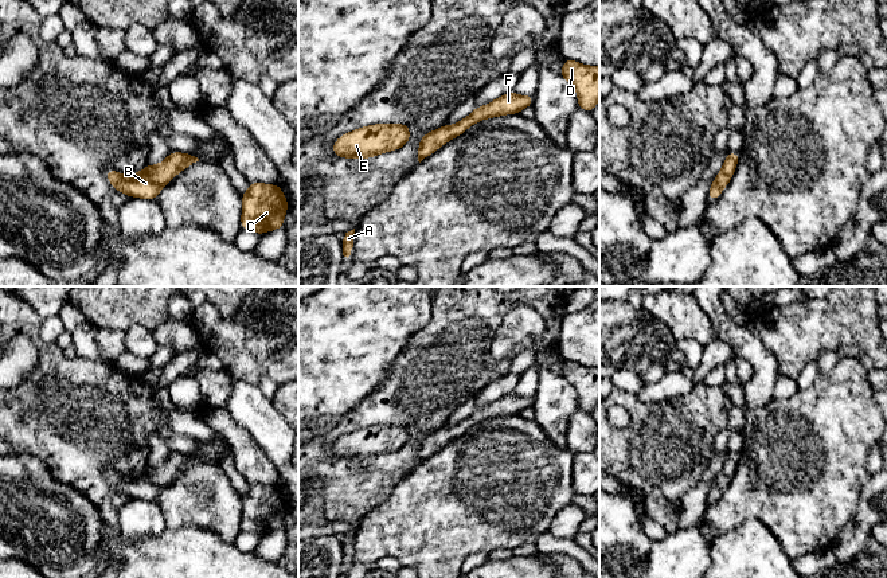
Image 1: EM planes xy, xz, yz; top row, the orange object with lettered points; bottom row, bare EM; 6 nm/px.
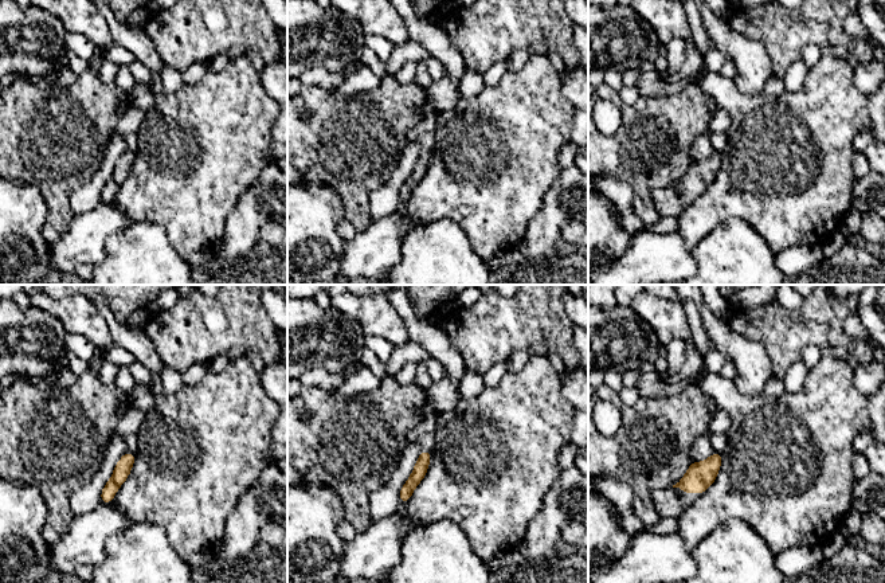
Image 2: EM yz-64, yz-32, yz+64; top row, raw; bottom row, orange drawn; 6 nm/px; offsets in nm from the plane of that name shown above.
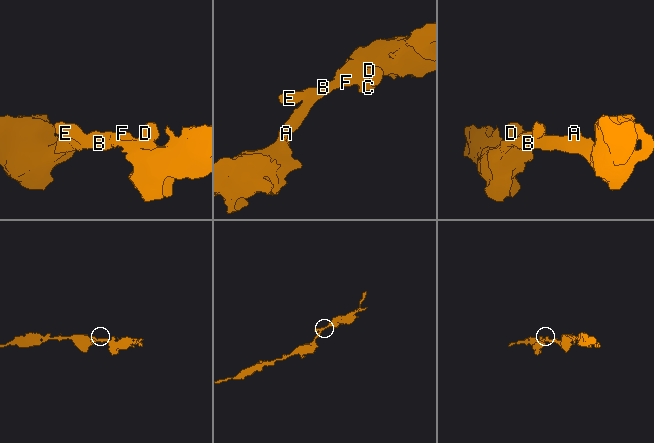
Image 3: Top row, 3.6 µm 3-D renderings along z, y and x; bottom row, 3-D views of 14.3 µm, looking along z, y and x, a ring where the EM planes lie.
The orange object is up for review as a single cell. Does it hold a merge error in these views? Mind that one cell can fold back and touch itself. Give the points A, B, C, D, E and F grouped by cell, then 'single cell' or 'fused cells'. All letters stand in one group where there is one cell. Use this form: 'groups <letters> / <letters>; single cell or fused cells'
groups A B C D E F; single cell

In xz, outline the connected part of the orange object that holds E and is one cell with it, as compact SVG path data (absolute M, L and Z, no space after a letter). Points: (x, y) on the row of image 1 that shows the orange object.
M376 124L352 130L332 145L336 156L367 159L402 148L410 140L410 128L405 124Z

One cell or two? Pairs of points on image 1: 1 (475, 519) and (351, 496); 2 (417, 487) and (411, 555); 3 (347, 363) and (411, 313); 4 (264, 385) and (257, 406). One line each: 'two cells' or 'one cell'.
1: two cells
2: one cell
3: one cell
4: two cells

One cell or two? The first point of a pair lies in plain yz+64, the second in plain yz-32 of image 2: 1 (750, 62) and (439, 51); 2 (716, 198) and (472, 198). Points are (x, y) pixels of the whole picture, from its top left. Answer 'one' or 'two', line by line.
1: one
2: one

